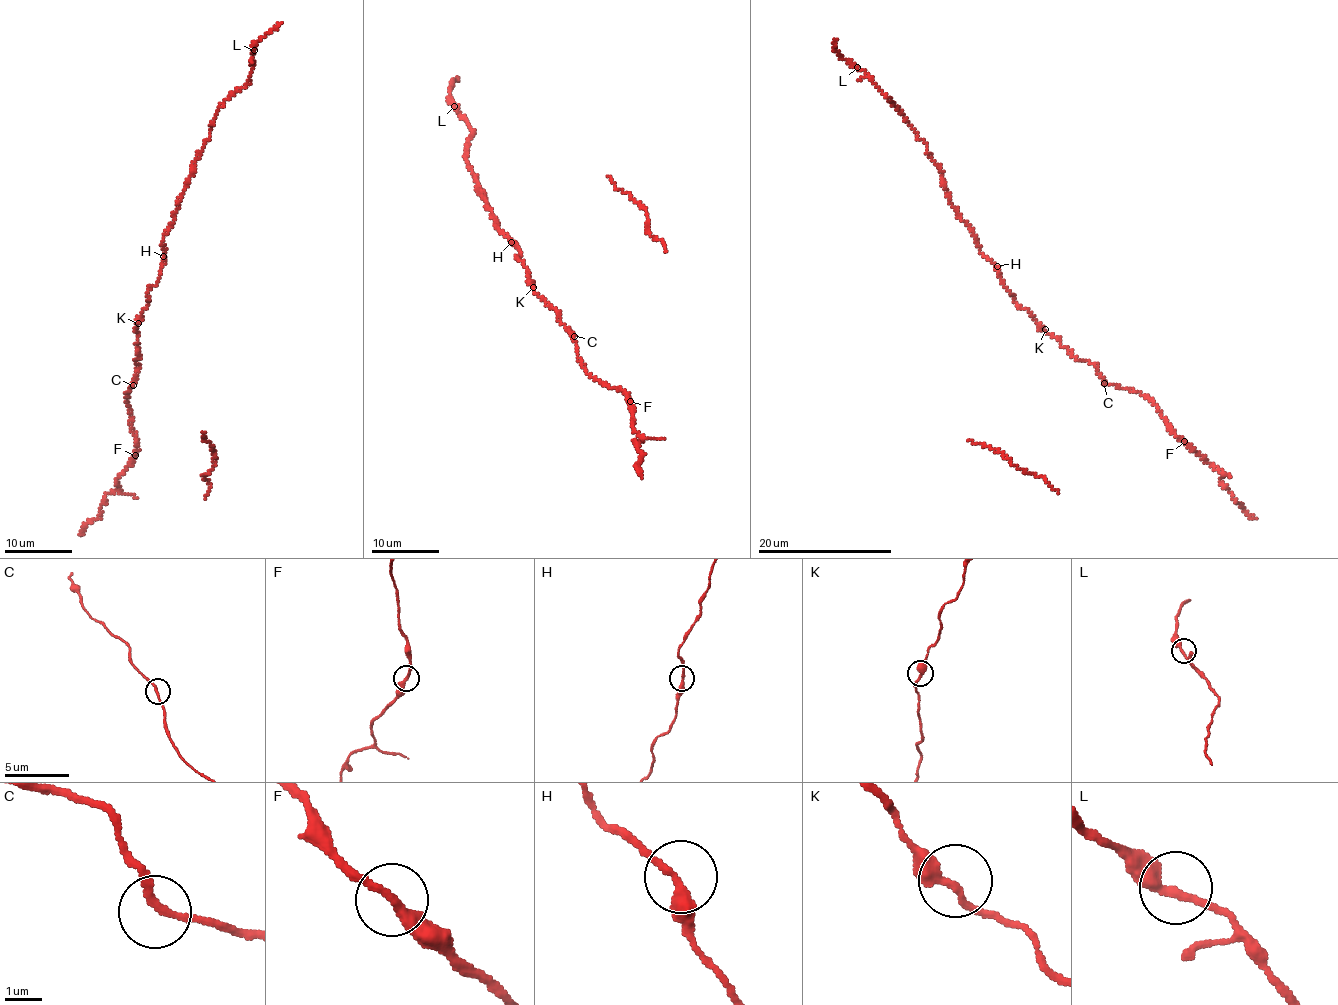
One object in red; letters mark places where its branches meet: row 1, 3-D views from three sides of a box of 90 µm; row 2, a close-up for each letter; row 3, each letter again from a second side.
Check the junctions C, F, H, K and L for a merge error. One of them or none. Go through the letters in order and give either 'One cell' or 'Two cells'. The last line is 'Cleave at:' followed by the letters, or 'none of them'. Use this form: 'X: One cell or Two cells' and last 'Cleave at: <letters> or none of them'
C: One cell
F: Two cells
H: One cell
K: One cell
L: One cell
Cleave at: F

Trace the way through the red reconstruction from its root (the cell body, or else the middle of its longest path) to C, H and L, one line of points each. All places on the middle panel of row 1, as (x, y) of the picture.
C: (521, 262), (535, 293), (559, 314), (559, 320), (574, 336)
H: (521, 262), (517, 257), (518, 248), (511, 242)
L: (521, 262), (518, 248), (498, 231), (478, 191), (465, 158), (472, 132), (454, 106)

